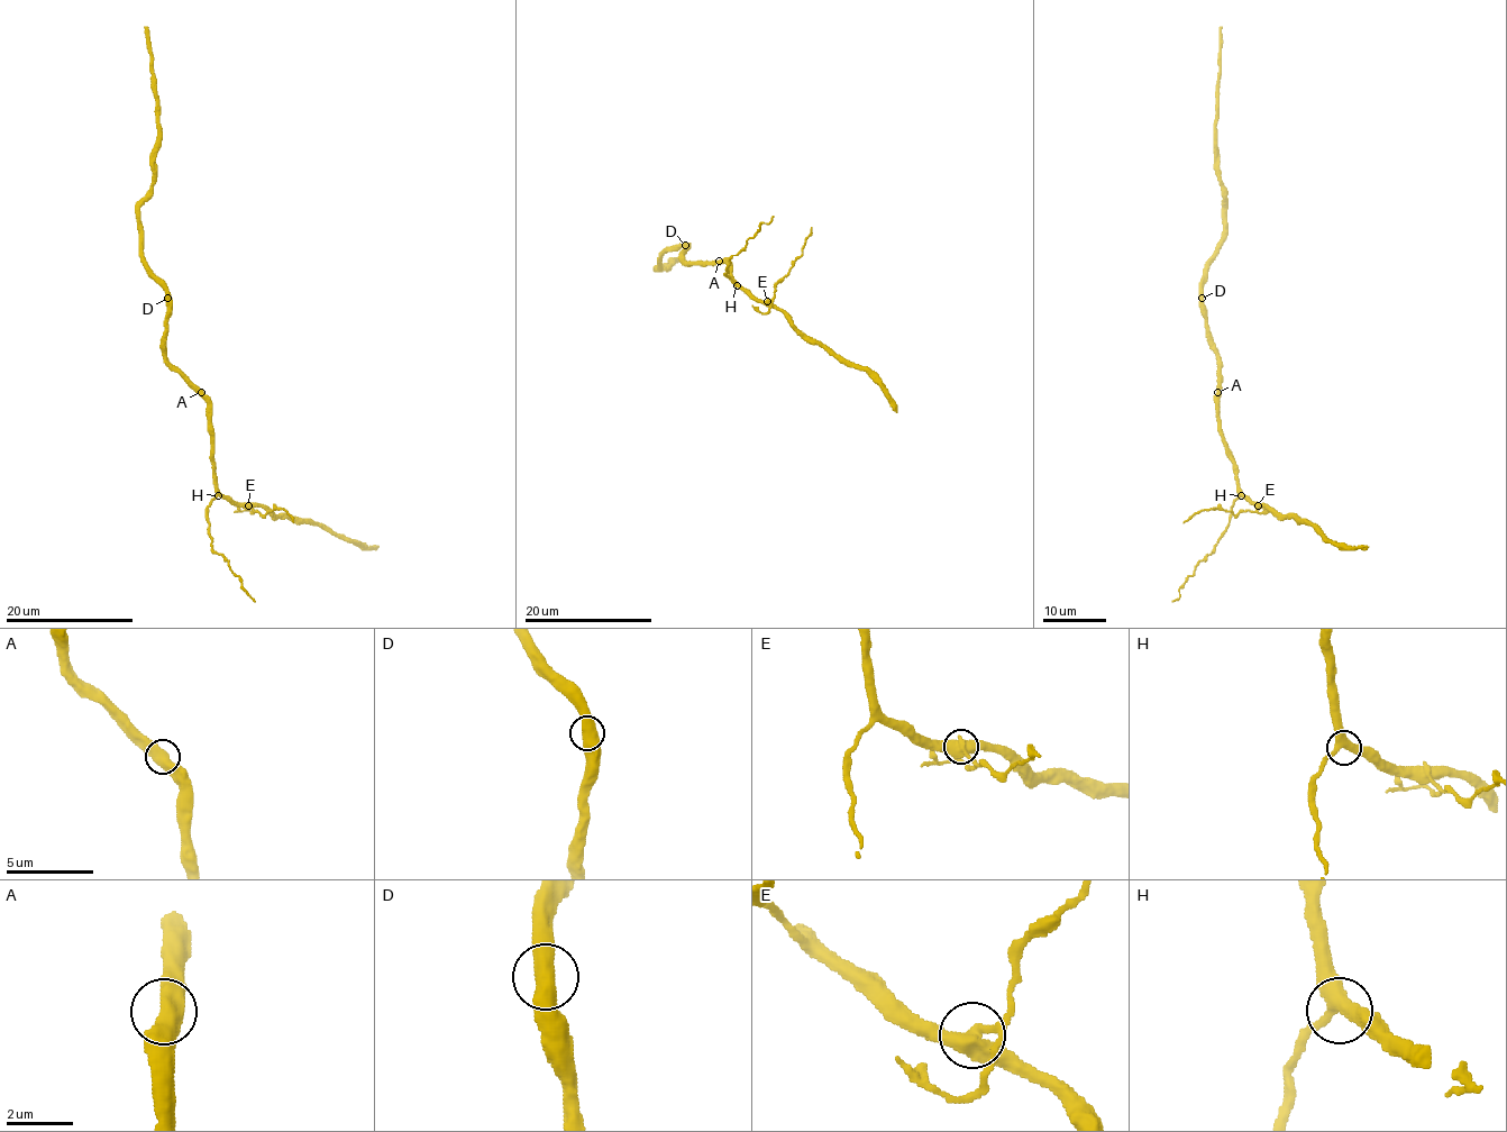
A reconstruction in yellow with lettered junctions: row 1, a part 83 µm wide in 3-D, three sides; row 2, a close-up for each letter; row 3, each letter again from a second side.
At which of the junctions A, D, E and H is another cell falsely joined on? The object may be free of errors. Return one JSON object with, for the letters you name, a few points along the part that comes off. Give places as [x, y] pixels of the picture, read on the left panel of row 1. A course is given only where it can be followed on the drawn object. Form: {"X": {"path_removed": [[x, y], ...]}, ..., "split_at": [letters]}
{"E": {"path_removed": [[248, 505], [263, 514], [282, 509], [293, 523]]}, "split_at": ["E"]}

